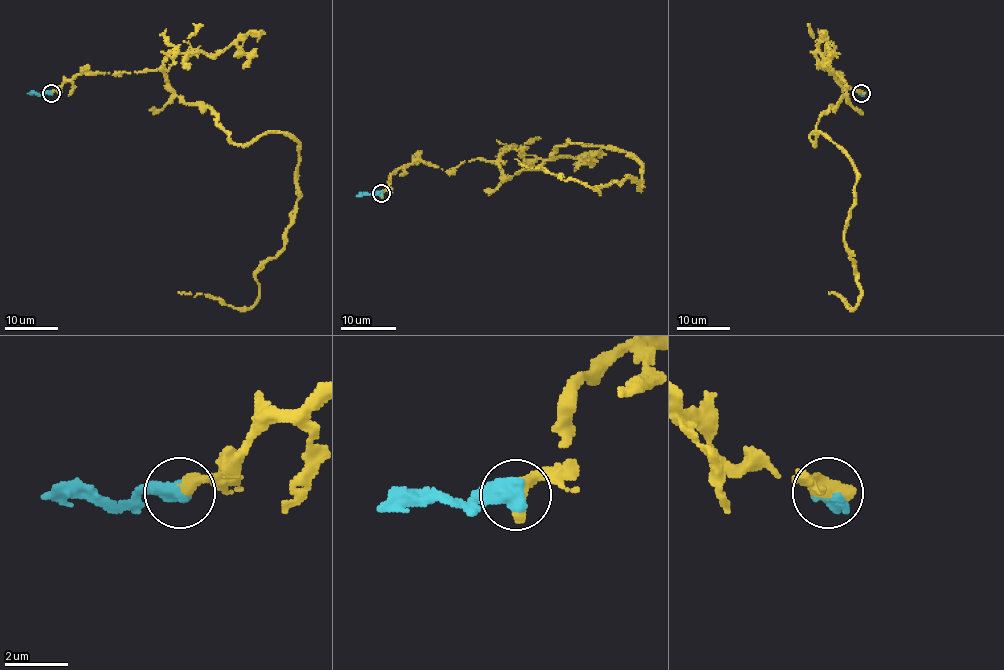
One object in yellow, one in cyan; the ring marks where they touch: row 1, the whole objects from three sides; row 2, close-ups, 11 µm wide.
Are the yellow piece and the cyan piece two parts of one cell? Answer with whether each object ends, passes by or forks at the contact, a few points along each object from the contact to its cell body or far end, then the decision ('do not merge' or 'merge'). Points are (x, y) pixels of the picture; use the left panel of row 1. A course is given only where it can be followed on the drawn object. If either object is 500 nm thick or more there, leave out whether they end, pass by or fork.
course yellow (51, 93), (77, 75), (157, 69), (236, 143), (298, 143), (298, 200), (258, 299), (178, 291); course cyan (51, 93), (27, 93); merge

